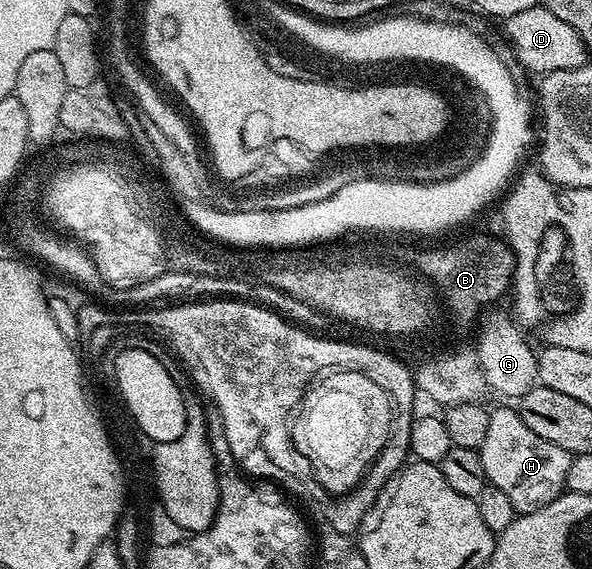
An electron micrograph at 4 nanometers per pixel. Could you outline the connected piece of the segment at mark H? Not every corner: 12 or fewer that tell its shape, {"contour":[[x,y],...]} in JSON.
{"contour":[[513,407],[490,412],[487,481],[515,513],[566,487],[571,453]]}

